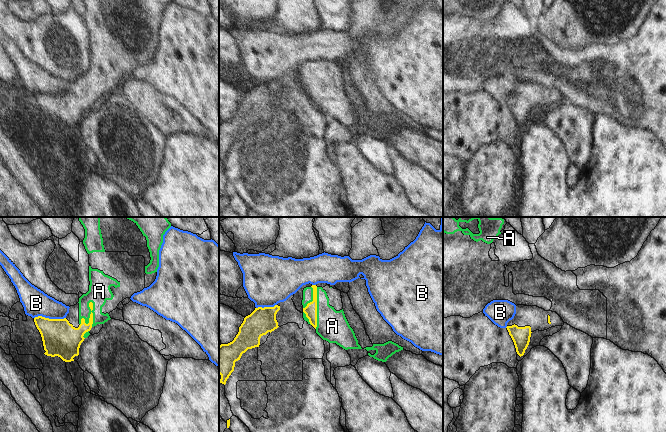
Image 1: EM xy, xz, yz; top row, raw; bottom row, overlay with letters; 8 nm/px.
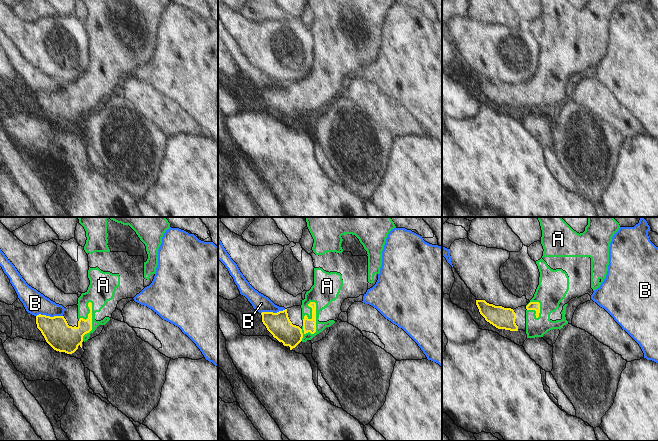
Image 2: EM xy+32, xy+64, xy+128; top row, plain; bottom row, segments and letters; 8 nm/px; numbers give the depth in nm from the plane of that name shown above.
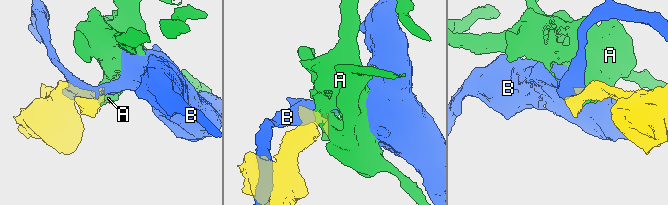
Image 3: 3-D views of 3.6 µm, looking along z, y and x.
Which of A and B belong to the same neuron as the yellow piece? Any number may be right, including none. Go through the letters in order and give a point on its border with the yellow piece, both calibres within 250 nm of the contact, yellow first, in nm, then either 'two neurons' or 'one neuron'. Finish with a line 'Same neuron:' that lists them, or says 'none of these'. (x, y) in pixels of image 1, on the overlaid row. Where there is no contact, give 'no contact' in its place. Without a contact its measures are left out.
A: xy (89, 319) | 240/180 nm | one neuron
B: xy (50, 319) | 280/220 nm | two neurons
Same neuron: A

